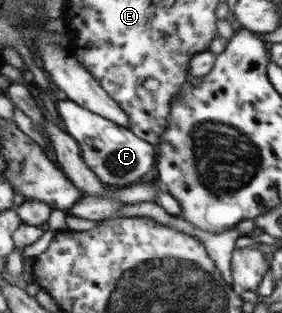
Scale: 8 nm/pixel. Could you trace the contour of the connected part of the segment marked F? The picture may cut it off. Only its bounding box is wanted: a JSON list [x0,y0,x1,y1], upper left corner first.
[54,98,158,187]

